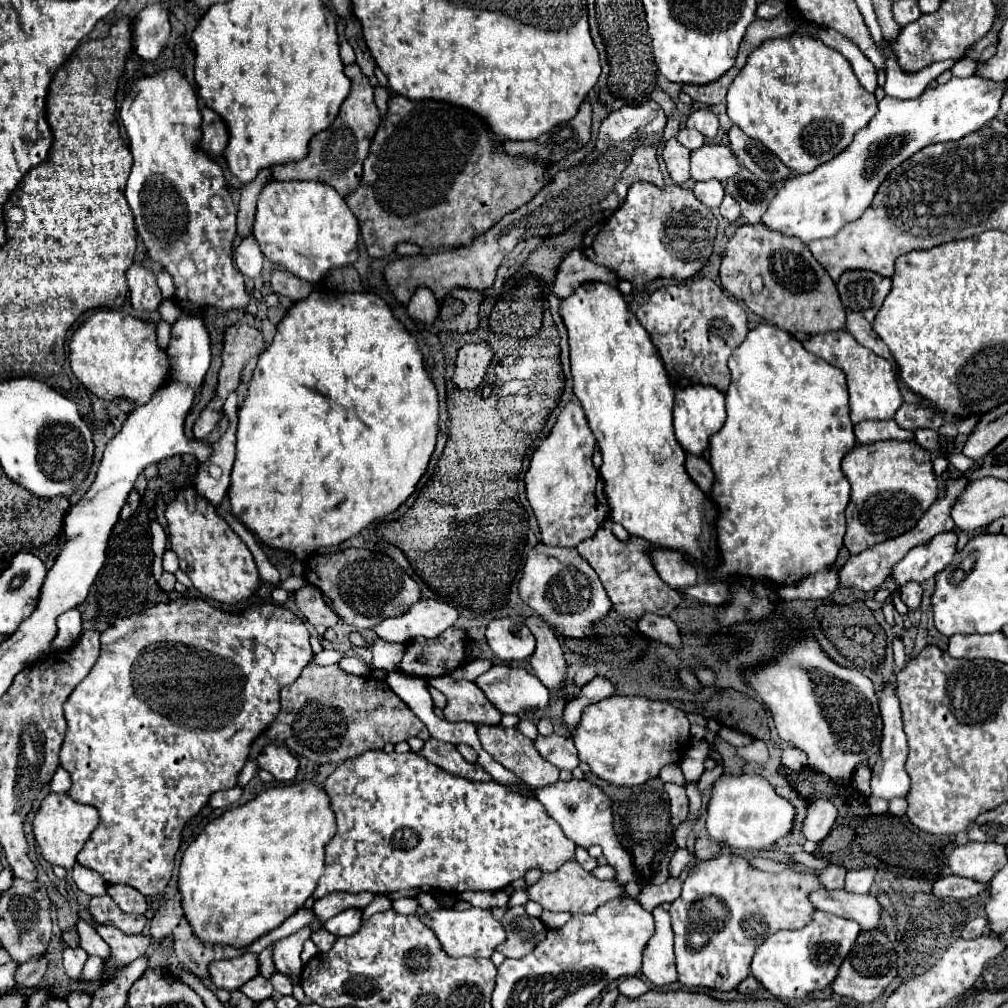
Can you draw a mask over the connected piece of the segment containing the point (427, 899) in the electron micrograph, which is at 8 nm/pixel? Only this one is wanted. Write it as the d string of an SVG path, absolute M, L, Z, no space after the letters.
M422 893L416 896L415 899L420 903L420 907L424 912L442 909L437 900L434 899L434 896L432 896L431 894Z

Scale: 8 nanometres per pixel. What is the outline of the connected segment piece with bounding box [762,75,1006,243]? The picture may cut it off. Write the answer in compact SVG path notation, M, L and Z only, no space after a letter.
M972 75L966 79L952 77L936 89L926 89L916 99L904 101L886 95L878 103L878 115L866 129L854 135L854 141L842 155L816 167L812 173L796 175L784 183L762 217L764 225L784 235L794 235L804 243L834 237L846 223L856 221L870 207L880 183L902 161L928 145L962 139L992 121L1000 109L1004 91L1006 85L994 85Z

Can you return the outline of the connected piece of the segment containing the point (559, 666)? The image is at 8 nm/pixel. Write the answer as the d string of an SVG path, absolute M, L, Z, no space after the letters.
M528 615L528 617L524 617L524 625L536 637L536 651L530 657L530 665L532 665L534 675L548 689L554 689L554 691L562 689L566 683L568 665L566 665L564 651L562 651L558 637L552 633L552 629L540 617Z

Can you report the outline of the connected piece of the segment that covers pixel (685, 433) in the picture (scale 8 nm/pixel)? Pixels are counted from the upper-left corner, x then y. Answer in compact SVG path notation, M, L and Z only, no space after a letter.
M692 385L692 387L676 391L674 429L676 429L678 443L682 445L686 453L702 455L702 451L708 447L710 435L720 431L724 421L726 421L726 411L724 411L724 393L722 391L710 385Z

